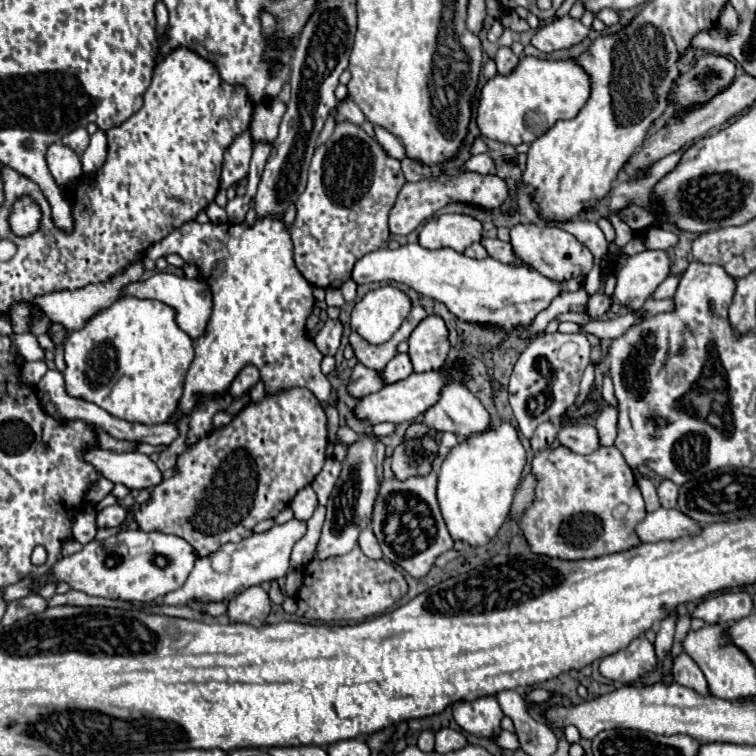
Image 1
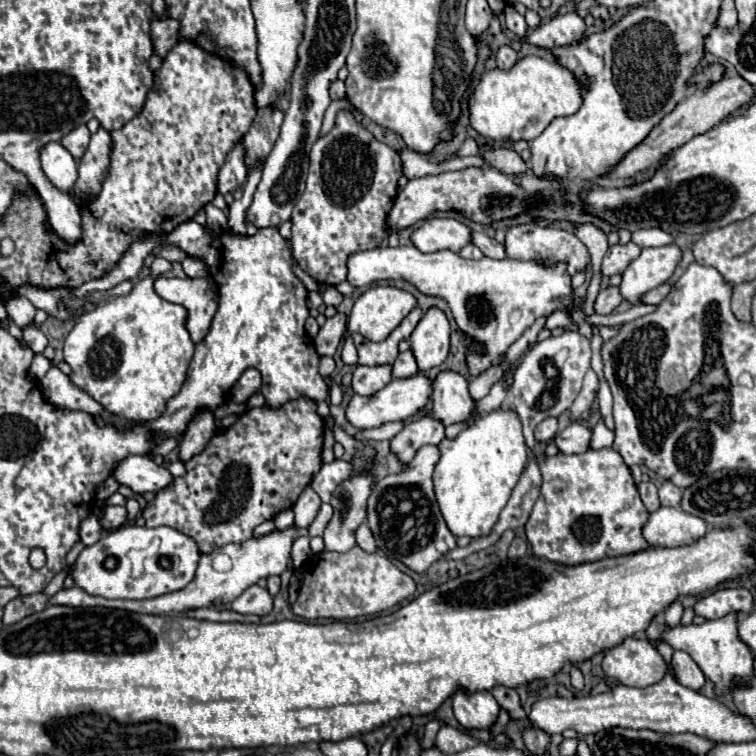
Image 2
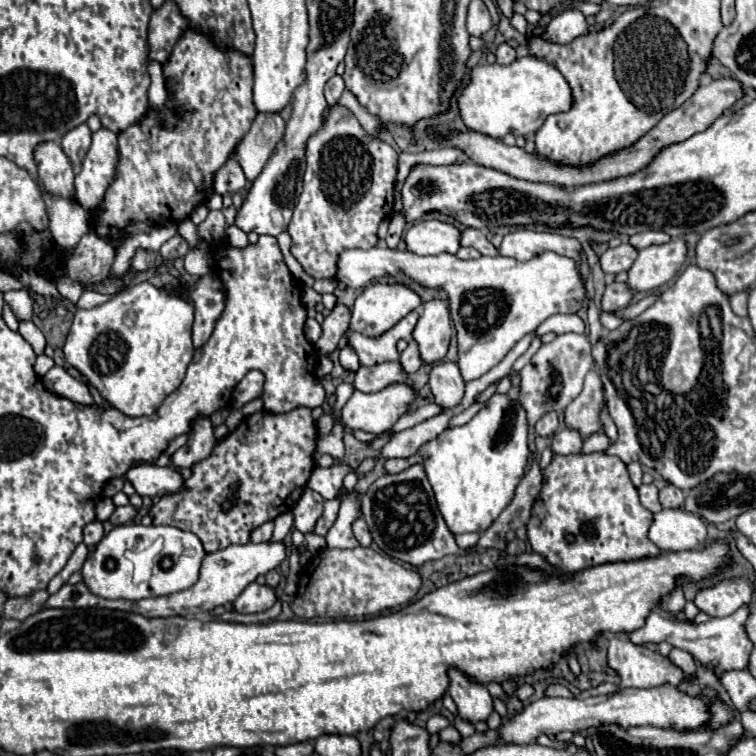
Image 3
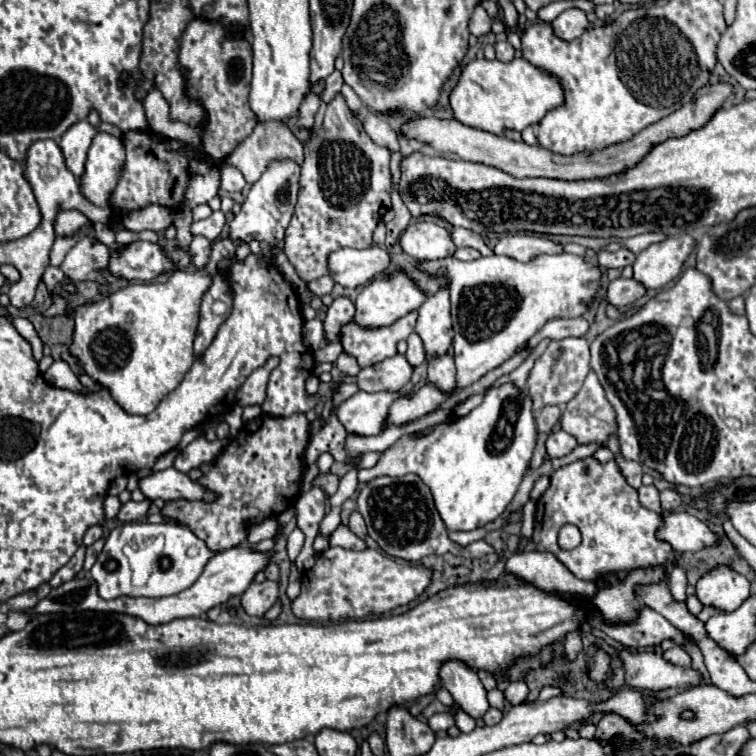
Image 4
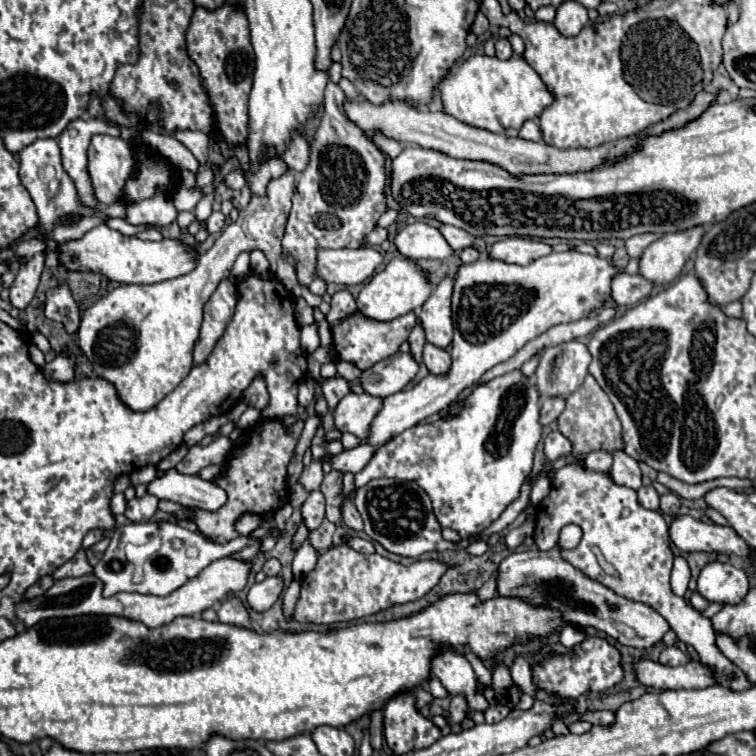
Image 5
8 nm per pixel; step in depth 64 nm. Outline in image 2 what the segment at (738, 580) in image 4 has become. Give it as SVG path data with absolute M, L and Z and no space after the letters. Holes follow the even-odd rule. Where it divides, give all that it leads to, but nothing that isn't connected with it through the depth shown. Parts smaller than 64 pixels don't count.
M724 588L716 590L712 594L702 596L696 604L694 610L696 614L708 618L708 620L718 620L724 618L730 612L742 612L748 614L754 608L754 598L746 588Z

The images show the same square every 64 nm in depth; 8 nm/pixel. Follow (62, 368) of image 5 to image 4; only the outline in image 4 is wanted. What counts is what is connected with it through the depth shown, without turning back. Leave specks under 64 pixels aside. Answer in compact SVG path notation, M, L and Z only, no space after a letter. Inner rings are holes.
M56 360L48 368L48 372L44 372L44 378L46 378L48 384L58 386L58 388L72 388L74 392L80 392L82 390L80 380L76 378L76 374L72 372L72 368L64 360Z

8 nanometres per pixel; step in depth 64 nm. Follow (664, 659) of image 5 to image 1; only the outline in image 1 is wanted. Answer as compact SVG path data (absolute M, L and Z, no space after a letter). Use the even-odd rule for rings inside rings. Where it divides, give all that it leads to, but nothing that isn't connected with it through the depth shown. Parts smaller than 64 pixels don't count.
M682 652L674 658L674 670L672 672L674 672L676 684L692 688L692 690L696 690L704 696L708 694L708 684L706 684L702 670L698 668L698 664L686 652Z

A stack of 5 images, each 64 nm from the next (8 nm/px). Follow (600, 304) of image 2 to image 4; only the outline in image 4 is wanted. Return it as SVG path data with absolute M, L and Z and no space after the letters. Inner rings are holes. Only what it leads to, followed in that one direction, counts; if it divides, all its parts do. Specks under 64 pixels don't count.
M616 278L608 284L608 302L616 308L624 308L642 298L648 290L634 278Z

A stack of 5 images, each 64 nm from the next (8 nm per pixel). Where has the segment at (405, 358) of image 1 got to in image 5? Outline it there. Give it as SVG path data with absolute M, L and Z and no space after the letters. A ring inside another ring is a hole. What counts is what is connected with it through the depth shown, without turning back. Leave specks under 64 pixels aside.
M418 320L418 324L412 328L408 342L410 342L410 346L412 346L412 354L414 354L414 356L416 356L416 360L420 362L420 352L422 352L422 348L424 348L424 342L426 342L424 328L422 328L420 320Z

